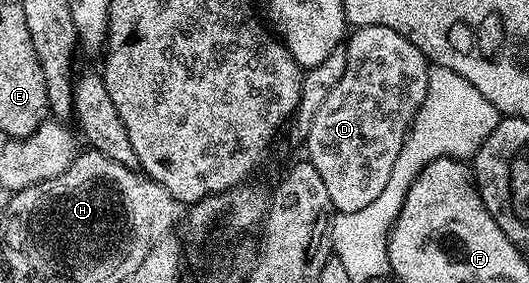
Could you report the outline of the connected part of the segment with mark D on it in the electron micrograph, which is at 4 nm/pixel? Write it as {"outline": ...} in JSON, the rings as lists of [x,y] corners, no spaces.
{"outline":[[[363,25],[354,28],[344,46],[347,51],[347,71],[343,71],[343,79],[335,83],[331,95],[327,95],[323,107],[319,107],[315,123],[311,123],[311,131],[303,146],[304,152],[309,152],[306,153],[307,160],[315,167],[315,171],[319,171],[323,184],[327,186],[327,195],[331,195],[331,203],[338,213],[360,211],[382,193],[391,175],[391,167],[395,167],[395,159],[399,159],[405,136],[427,95],[427,79],[431,68],[425,53],[419,51],[415,43],[399,35],[399,31],[391,31],[391,27]]]}

